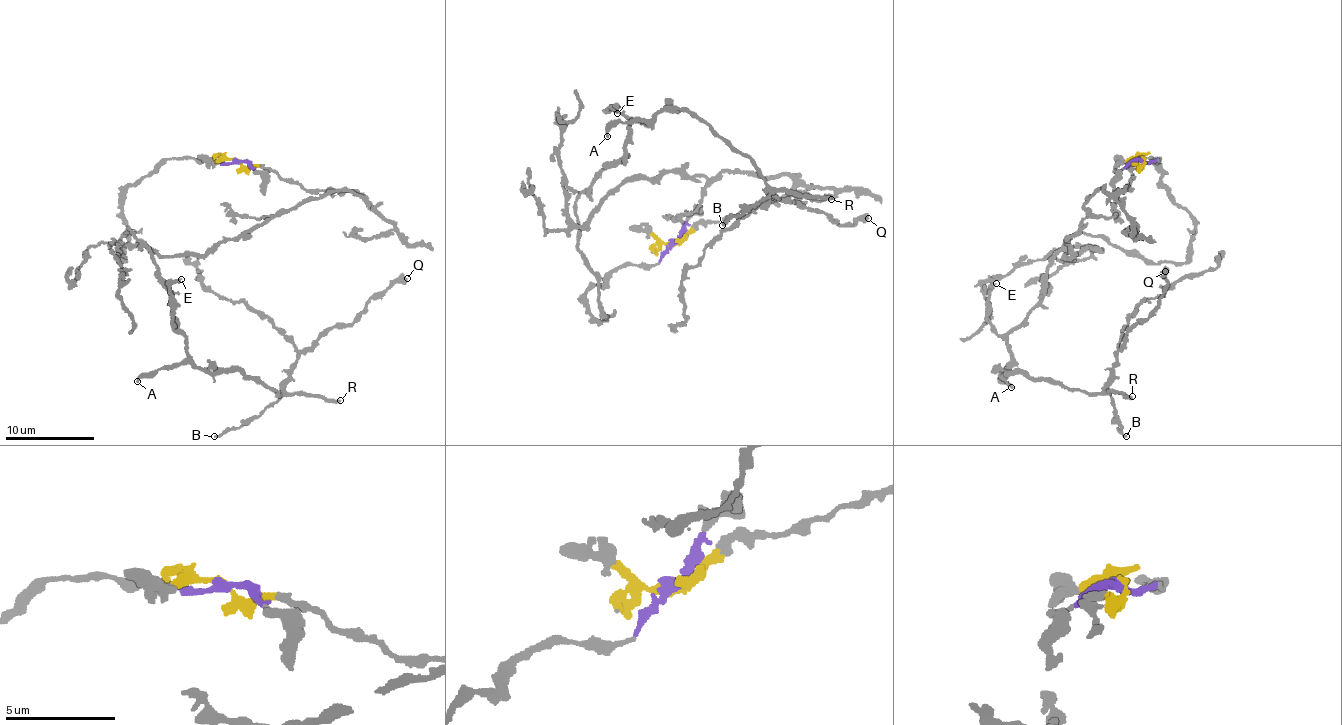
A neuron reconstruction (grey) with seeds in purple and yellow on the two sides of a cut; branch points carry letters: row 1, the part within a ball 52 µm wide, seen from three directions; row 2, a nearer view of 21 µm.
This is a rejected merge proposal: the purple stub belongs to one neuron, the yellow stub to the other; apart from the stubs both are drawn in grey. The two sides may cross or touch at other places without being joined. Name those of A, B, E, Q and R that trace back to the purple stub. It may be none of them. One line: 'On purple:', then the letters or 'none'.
On purple: A, B, E, Q, R

